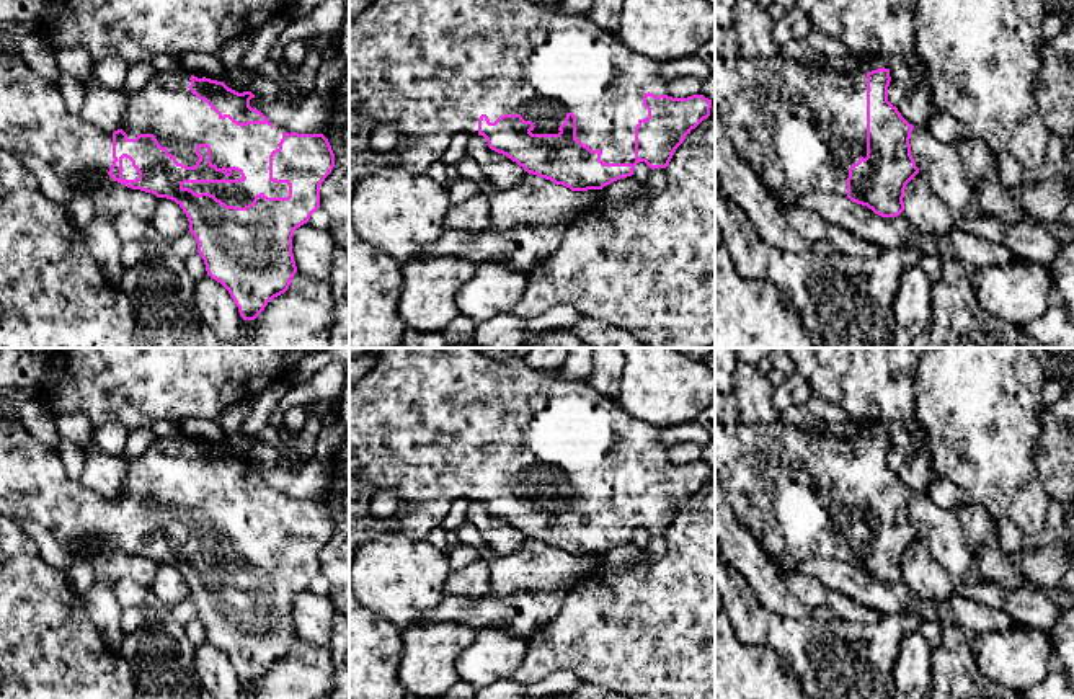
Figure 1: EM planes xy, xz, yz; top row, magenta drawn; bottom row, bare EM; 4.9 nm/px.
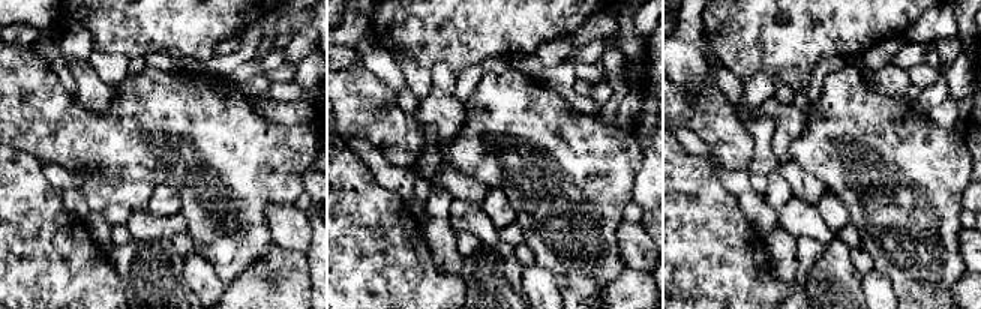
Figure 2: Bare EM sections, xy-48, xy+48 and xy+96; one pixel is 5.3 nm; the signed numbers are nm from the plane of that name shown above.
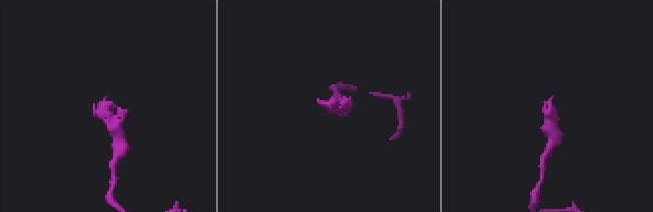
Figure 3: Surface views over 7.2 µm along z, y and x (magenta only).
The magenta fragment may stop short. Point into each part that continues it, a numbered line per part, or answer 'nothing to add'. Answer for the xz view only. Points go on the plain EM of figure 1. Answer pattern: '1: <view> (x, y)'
1: xz (430, 423)

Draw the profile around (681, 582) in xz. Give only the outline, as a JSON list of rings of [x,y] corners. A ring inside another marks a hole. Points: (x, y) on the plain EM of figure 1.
[[[708,482],[686,501],[666,532],[666,542],[668,549],[661,557],[643,559],[637,563],[624,563],[617,567],[602,565],[584,580],[578,581],[566,593],[558,614],[532,632],[526,657],[519,668],[511,675],[511,679],[521,686],[529,686],[542,681],[547,675],[557,670],[570,670],[581,681],[606,688],[628,699],[715,699],[715,483]]]

